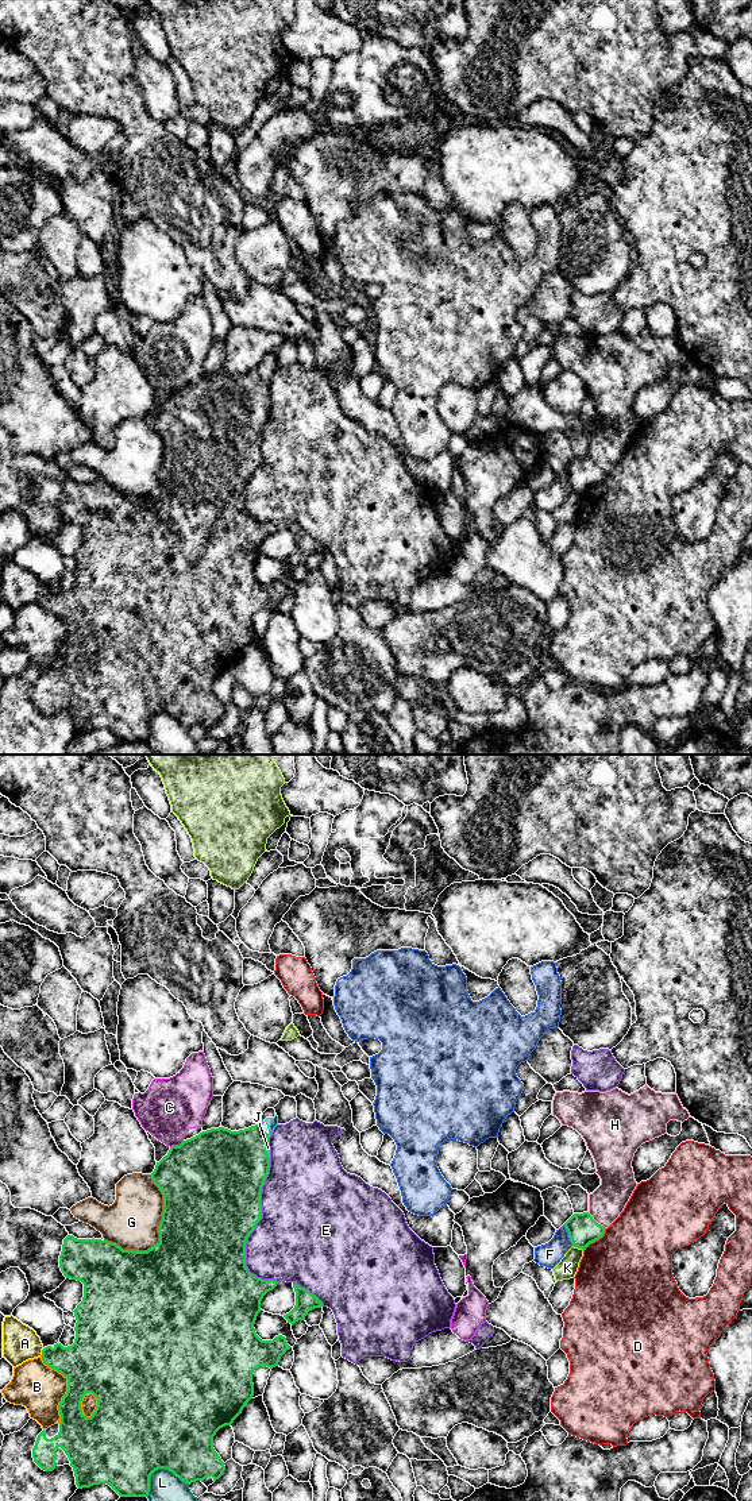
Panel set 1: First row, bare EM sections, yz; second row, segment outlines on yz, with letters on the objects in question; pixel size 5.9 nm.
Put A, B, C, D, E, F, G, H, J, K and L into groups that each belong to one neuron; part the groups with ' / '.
A / B / C / D / E / F / G / H J / K / L

